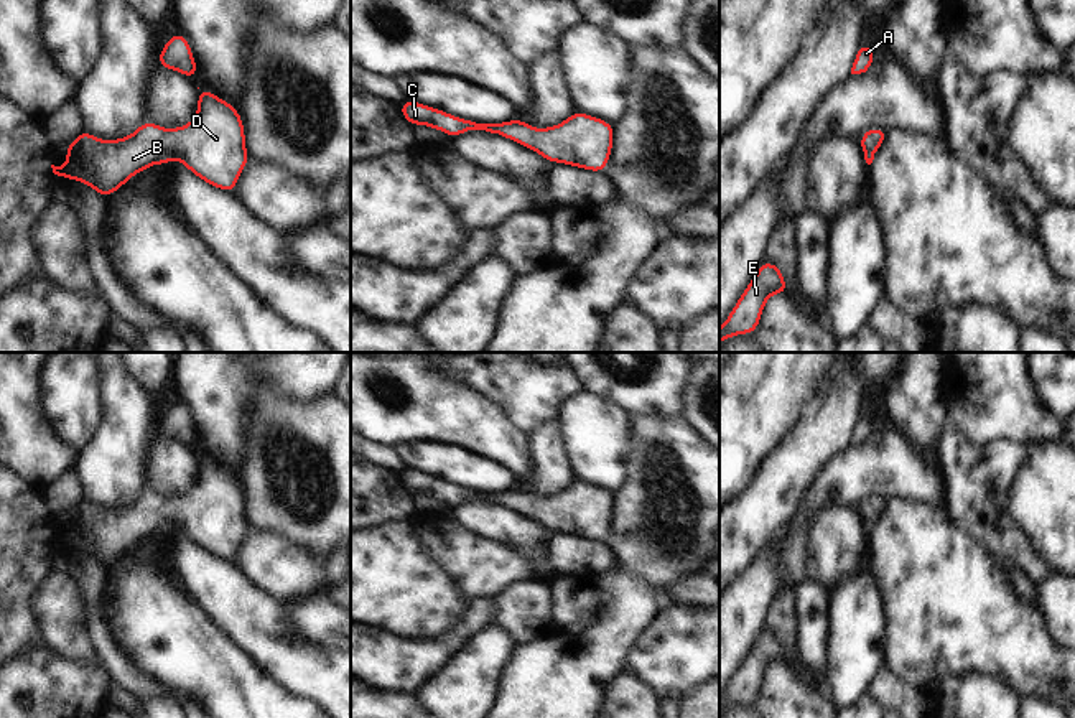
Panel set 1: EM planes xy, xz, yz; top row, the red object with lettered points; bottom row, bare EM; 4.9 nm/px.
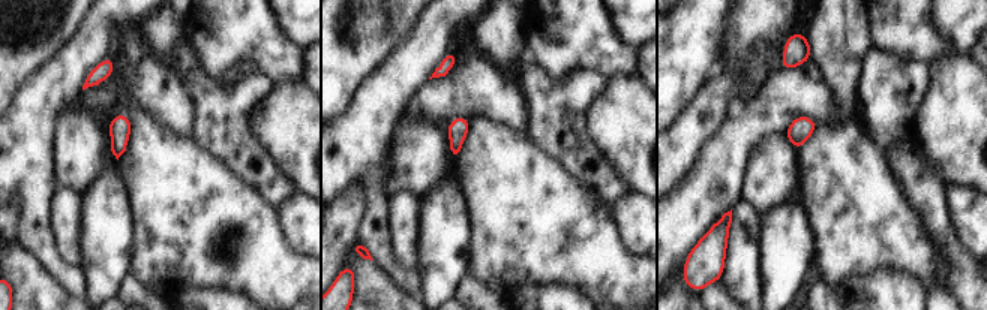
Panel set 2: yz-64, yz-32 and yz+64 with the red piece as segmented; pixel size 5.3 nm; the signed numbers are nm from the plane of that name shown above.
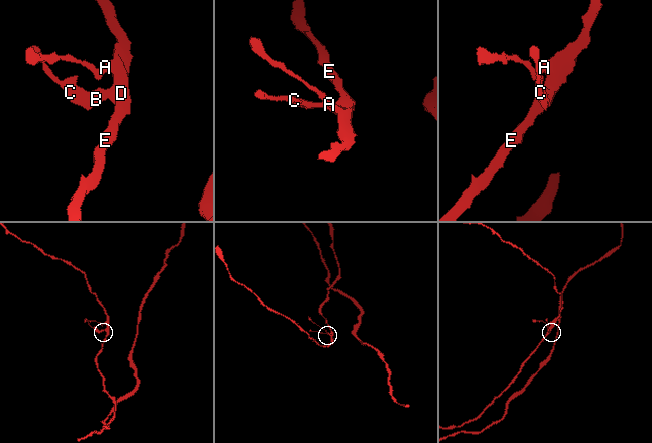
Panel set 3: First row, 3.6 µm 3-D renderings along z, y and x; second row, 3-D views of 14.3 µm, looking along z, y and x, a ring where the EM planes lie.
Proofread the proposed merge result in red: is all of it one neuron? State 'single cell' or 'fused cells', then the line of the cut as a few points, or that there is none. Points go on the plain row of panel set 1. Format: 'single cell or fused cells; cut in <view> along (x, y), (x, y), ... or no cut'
single cell; no cut

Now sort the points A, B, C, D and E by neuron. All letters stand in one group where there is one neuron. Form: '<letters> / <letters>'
A B C D E

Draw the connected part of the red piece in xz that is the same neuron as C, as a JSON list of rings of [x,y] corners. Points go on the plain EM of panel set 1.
[[[407,468],[398,474],[402,486],[410,494],[431,496],[453,507],[471,499],[486,499],[533,519],[550,532],[563,532],[596,542],[604,542],[611,530],[614,494],[578,479],[558,494],[533,497],[520,487],[476,492]]]

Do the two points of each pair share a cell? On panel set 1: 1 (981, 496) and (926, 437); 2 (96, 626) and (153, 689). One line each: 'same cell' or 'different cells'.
1: different cells
2: same cell

